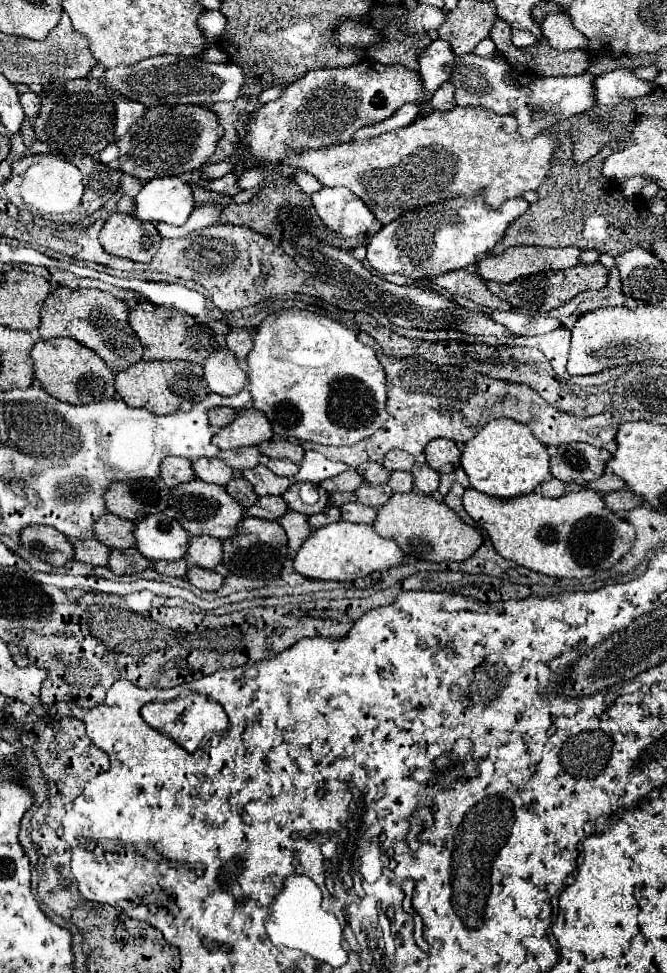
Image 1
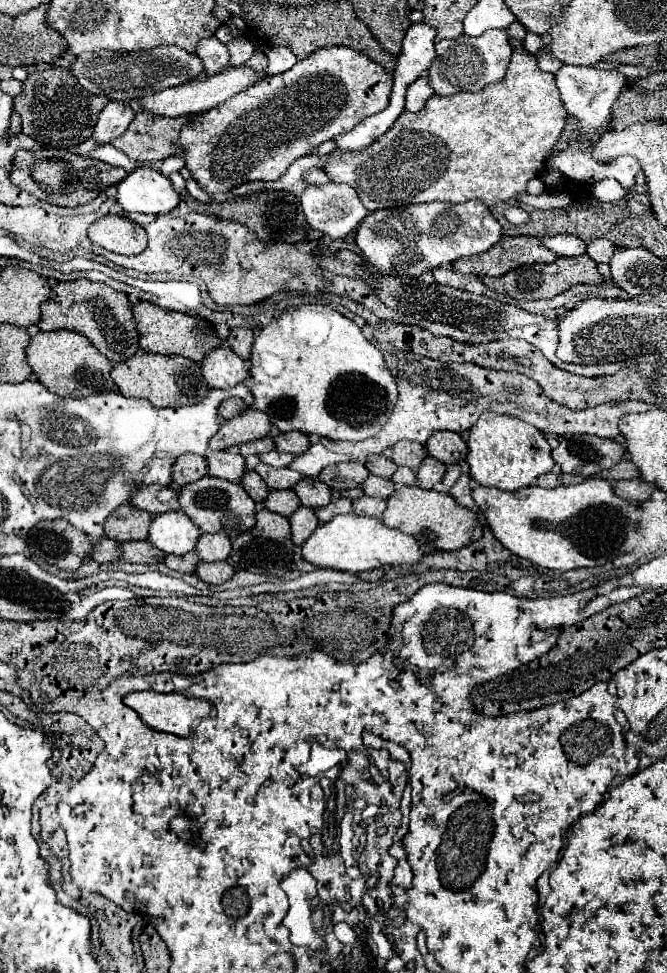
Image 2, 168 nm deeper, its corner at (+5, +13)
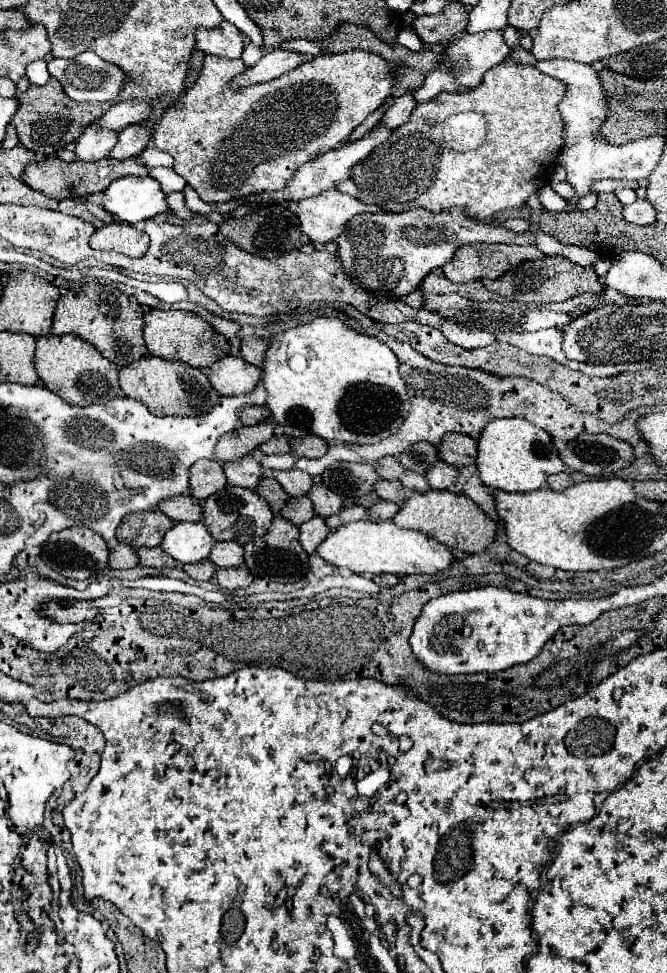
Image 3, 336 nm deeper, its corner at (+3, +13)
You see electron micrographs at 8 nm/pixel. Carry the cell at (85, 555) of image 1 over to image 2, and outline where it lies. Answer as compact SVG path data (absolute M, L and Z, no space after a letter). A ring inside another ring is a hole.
M102 536L96 544L94 544L94 550L90 552L90 558L96 560L96 562L114 562L120 558L120 550L118 550L118 542L116 540L110 540L106 536Z

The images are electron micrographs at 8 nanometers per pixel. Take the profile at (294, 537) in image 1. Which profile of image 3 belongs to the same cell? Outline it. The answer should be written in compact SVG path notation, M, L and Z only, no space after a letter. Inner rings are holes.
M314 516L310 522L304 522L304 526L300 526L300 544L308 554L316 554L316 548L326 540L328 534L330 528L326 526L324 518Z

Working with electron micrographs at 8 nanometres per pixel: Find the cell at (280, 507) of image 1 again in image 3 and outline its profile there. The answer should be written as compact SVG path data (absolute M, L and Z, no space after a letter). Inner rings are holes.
M306 496L290 498L288 504L286 504L286 508L282 508L280 516L286 518L286 520L290 520L292 524L300 526L300 524L308 522L314 516L314 508L312 508L312 502Z

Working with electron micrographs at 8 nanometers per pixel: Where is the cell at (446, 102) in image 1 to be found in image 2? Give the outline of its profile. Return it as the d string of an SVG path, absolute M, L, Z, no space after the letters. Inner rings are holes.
M418 78L414 84L408 86L406 92L406 110L408 112L418 112L424 108L426 100L434 96L432 86L428 84L428 78Z

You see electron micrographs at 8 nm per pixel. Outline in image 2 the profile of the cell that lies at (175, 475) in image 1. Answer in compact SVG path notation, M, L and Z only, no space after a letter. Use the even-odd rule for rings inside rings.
M192 452L178 456L176 462L172 464L172 478L174 478L176 486L184 486L188 482L200 480L206 474L208 474L206 472L206 460L198 454L192 454Z

